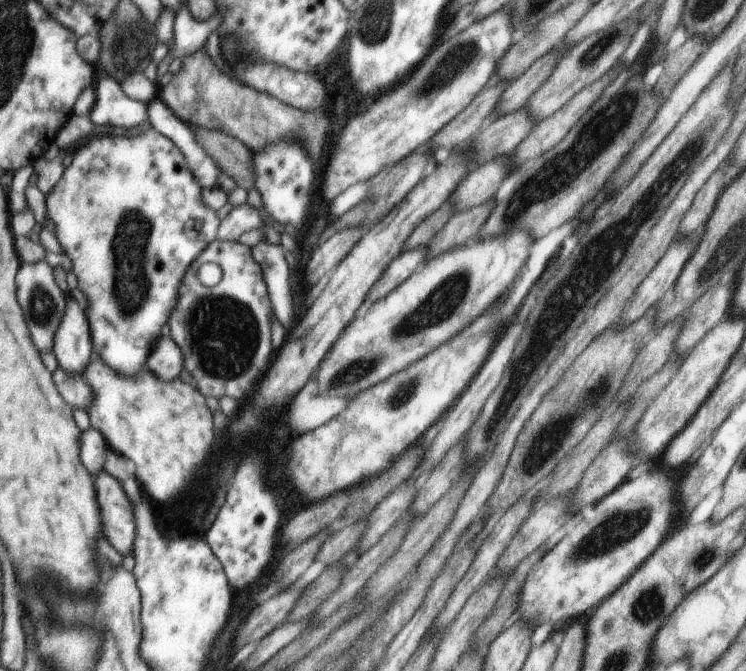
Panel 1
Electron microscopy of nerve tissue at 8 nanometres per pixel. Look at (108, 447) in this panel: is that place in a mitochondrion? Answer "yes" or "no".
no

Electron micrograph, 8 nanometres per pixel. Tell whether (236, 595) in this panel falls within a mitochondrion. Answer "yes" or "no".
no

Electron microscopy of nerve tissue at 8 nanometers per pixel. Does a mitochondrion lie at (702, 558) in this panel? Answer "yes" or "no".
yes

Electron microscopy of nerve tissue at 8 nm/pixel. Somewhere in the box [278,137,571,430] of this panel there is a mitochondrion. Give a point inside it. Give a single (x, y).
(447, 299)

